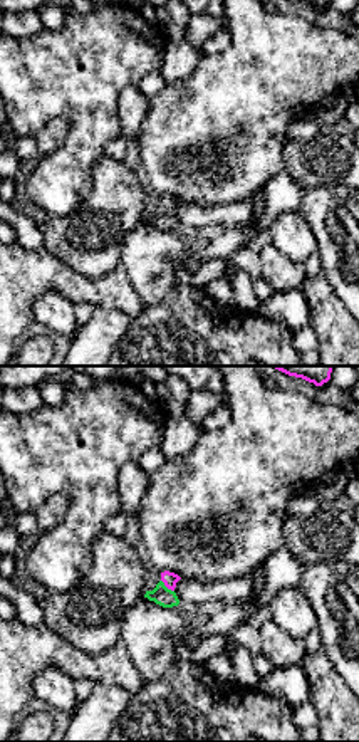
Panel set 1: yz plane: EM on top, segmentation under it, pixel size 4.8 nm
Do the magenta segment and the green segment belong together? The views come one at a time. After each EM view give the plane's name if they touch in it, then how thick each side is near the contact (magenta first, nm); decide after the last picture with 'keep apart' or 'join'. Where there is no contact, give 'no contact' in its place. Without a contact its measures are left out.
meets magenta in yz; 70 nm thick on the magenta side, 90 nm on the other

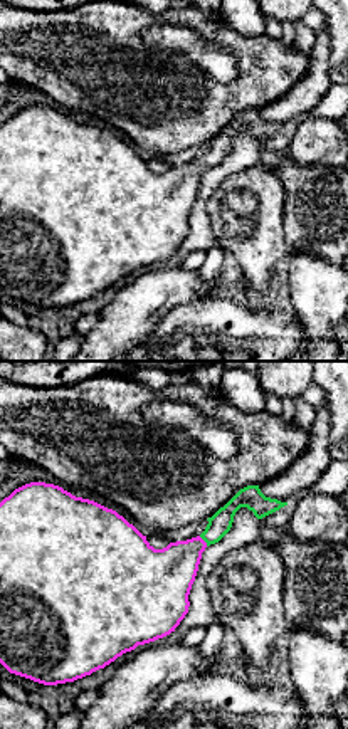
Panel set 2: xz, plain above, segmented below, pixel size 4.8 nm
meets magenta in xz; 260 nm thick on the magenta side, 110 nm on the other

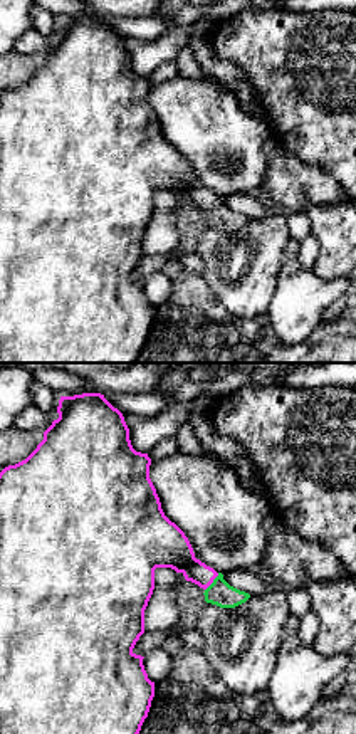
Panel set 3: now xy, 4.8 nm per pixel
meets magenta in xy; 180 nm thick on the magenta side, 120 nm on the other

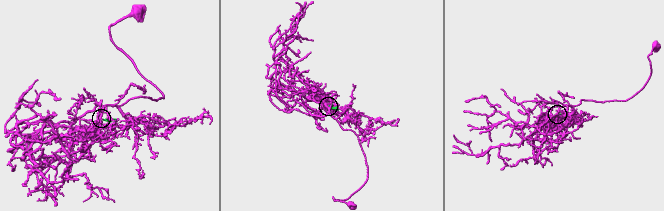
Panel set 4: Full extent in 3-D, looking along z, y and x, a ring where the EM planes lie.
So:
join

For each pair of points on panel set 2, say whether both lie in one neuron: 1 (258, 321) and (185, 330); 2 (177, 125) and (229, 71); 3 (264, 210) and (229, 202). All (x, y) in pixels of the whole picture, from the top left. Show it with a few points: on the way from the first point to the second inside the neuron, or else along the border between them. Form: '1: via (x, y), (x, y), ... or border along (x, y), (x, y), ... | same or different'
1: via (239, 330), (204, 330) | same
2: border along (207, 44), (222, 47), (234, 57), (234, 81) | different
3: via (256, 210), (237, 210) | same

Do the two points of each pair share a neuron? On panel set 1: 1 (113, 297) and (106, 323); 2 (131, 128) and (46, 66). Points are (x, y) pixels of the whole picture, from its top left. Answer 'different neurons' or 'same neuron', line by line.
1: different neurons
2: different neurons

